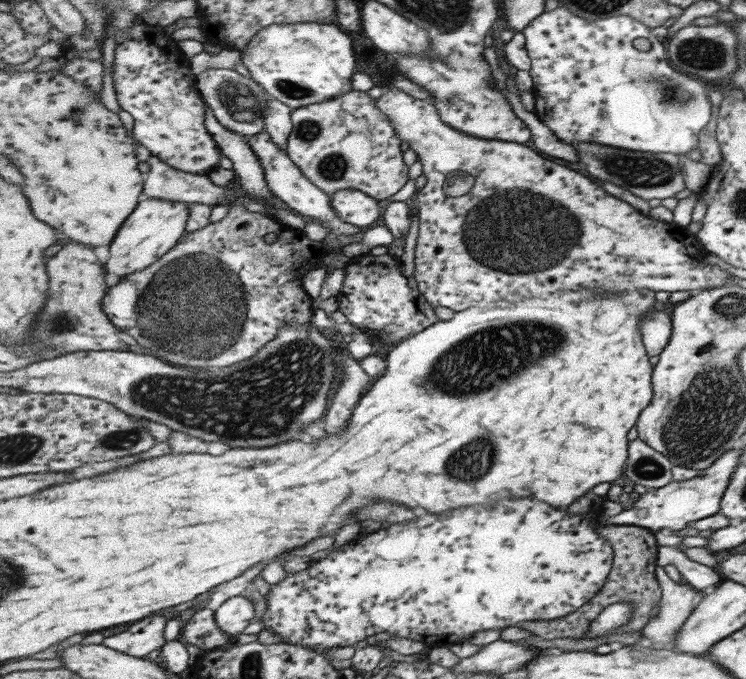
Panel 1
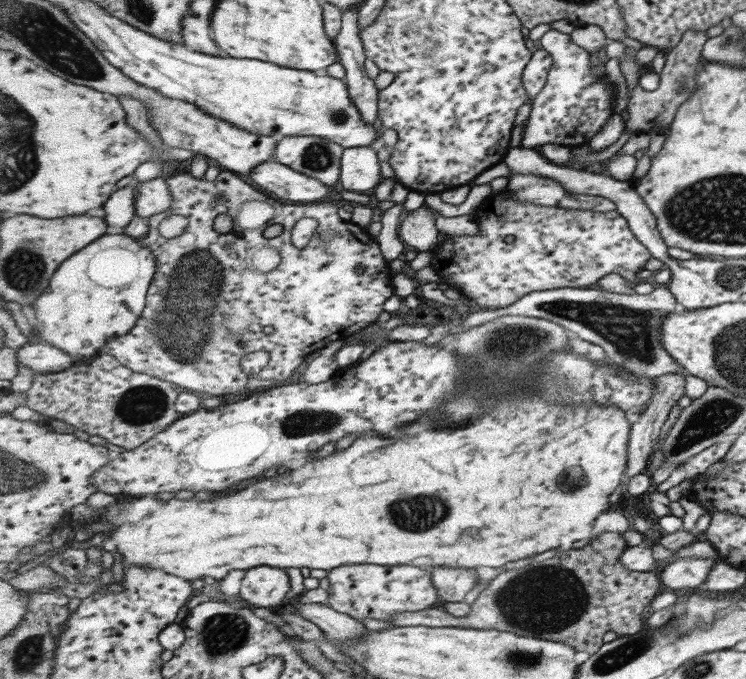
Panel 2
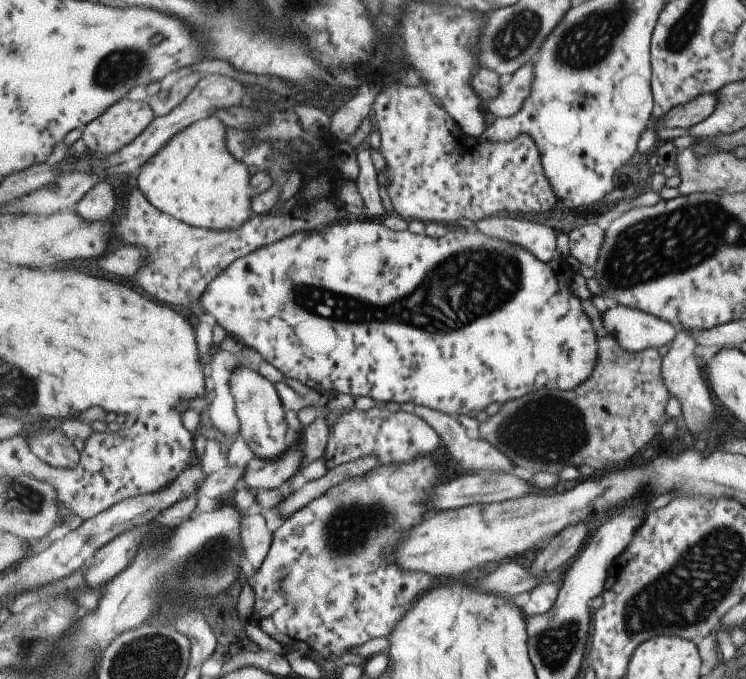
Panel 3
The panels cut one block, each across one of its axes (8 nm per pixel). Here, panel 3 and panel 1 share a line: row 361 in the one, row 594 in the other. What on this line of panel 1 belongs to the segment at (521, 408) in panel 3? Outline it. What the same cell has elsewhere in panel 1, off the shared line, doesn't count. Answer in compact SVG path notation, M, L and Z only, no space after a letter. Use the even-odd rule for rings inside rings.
M609 525L599 527L597 532L613 543L615 549L615 561L613 570L603 589L581 609L576 610L567 617L549 621L523 622L519 624L521 629L529 631L535 638L555 640L557 638L579 639L582 638L603 611L615 603L631 603L636 608L631 621L620 629L620 633L631 630L643 630L652 621L651 612L662 600L662 588L656 577L658 567L658 550L660 544L656 533L641 526L633 525Z

